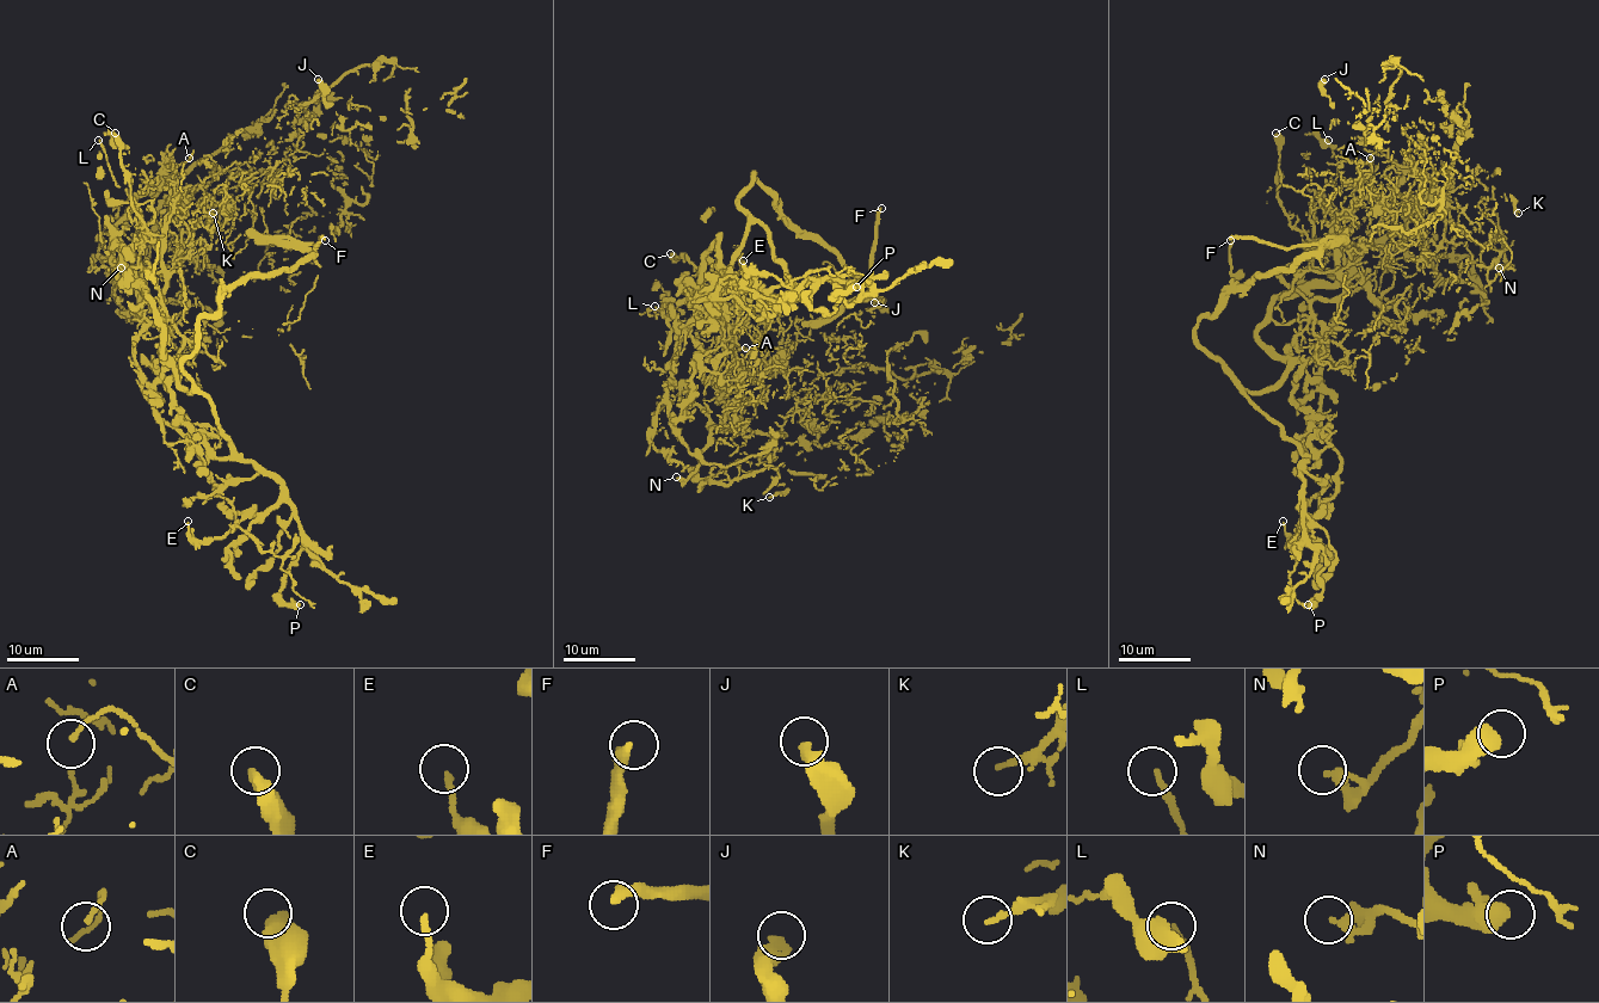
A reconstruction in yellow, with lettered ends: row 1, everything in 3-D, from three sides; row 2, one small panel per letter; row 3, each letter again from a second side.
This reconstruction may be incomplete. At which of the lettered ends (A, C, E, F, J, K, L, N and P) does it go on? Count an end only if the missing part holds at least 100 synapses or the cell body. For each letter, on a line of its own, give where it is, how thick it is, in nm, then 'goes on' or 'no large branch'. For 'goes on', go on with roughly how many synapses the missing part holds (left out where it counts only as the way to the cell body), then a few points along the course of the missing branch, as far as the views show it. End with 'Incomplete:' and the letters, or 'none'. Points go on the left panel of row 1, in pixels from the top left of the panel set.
A: at (189, 158); 140 nm thick; no large branch
C: at (115, 133); 550 nm thick; no large branch
E: at (188, 521); 190 nm thick; no large branch
F: at (325, 240); 300 nm thick; goes on
J: at (318, 79); 360 nm thick; no large branch
K: at (213, 213); 170 nm thick; no large branch
L: at (98, 140); 160 nm thick; no large branch
N: at (121, 268); 360 nm thick; no large branch
P: at (300, 604); 600 nm thick; no large branch
Incomplete: F

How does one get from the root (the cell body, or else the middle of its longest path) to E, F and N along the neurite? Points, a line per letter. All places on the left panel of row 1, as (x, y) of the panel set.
E: (211, 195), (192, 215), (174, 200), (160, 314), (135, 345), (143, 398), (237, 524), (196, 541), (188, 521)
F: (211, 195), (192, 215), (177, 198), (164, 231), (164, 362), (188, 391), (182, 362), (220, 296), (325, 240)
N: (211, 195), (192, 215), (185, 196), (167, 198), (143, 244), (143, 268), (121, 268)

